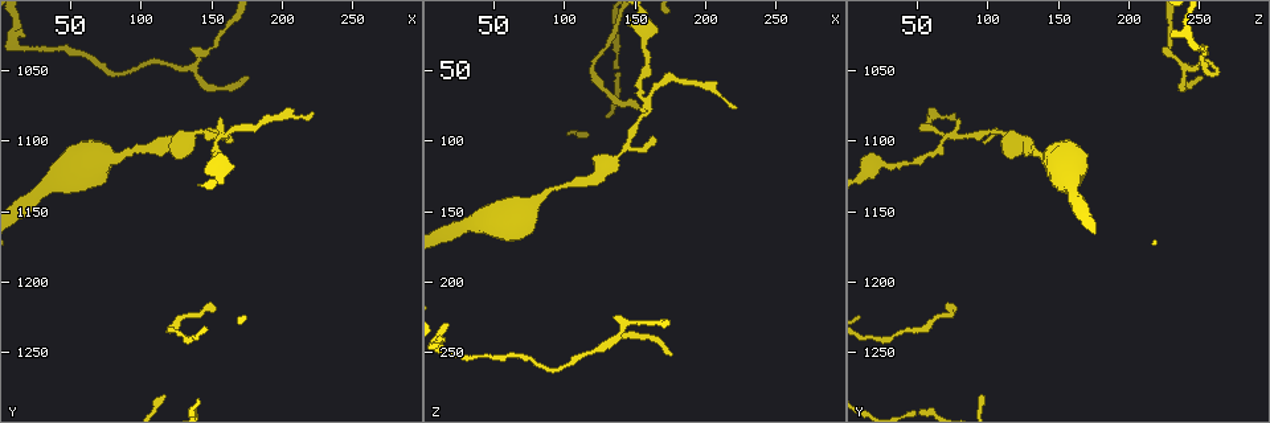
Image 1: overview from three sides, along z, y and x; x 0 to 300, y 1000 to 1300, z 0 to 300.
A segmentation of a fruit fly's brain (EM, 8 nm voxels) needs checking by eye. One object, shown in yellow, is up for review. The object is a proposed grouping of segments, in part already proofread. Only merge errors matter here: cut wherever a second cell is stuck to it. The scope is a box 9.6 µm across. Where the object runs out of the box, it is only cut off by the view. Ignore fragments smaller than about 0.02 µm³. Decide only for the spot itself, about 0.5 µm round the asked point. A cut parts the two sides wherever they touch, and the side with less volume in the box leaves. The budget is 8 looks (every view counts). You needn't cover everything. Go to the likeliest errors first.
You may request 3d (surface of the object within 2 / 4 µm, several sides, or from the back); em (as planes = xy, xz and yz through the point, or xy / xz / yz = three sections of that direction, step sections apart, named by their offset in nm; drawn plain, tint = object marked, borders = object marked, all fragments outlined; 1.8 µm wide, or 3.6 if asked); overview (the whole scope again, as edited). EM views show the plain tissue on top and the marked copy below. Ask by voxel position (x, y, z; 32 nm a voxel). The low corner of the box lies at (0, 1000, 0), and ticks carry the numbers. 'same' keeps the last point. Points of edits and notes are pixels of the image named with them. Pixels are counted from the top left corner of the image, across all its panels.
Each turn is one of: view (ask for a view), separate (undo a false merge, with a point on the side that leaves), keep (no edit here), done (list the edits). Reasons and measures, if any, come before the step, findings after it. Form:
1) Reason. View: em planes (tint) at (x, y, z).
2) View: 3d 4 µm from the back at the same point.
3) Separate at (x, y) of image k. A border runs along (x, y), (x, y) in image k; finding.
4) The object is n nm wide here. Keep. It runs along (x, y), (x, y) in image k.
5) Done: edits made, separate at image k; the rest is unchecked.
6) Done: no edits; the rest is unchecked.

Branch point. View: em 3.6 µm planes (tint) at (158, 1098, 72).

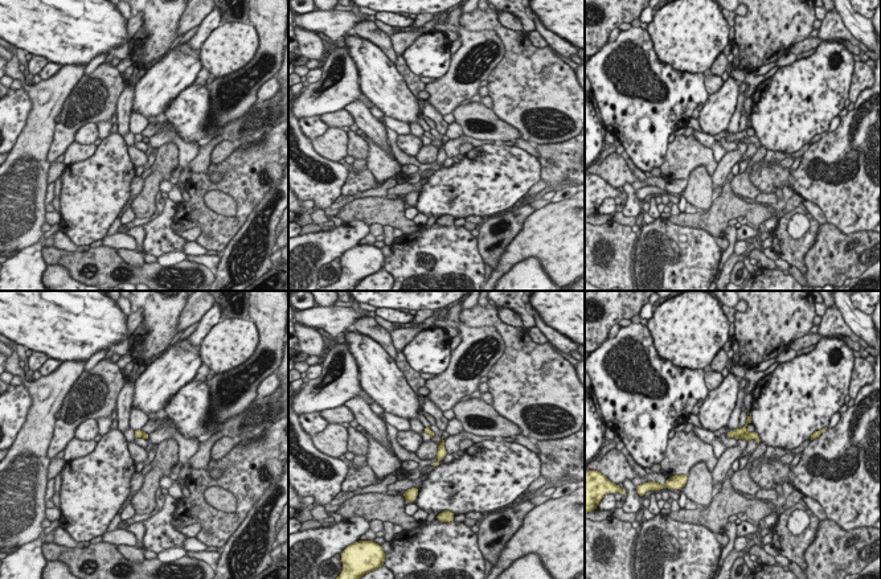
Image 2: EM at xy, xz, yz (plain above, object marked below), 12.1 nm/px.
The object is 100 nm wide here. Separate at (742, 430) of image 2. The part that leaves runs along (749, 418), (740, 431), (728, 435) in image 2; a second cell is stuck on.

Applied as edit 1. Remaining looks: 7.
Calibre changes. View: em xy step 4 (tint) at (120, 1100, 126).

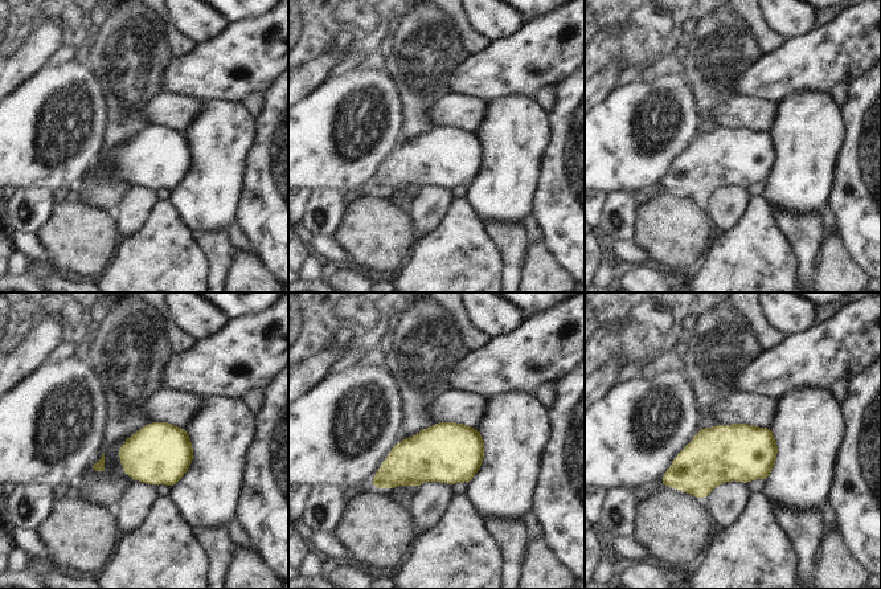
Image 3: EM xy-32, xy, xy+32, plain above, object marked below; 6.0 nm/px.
View: em planes (borders) at the same point.

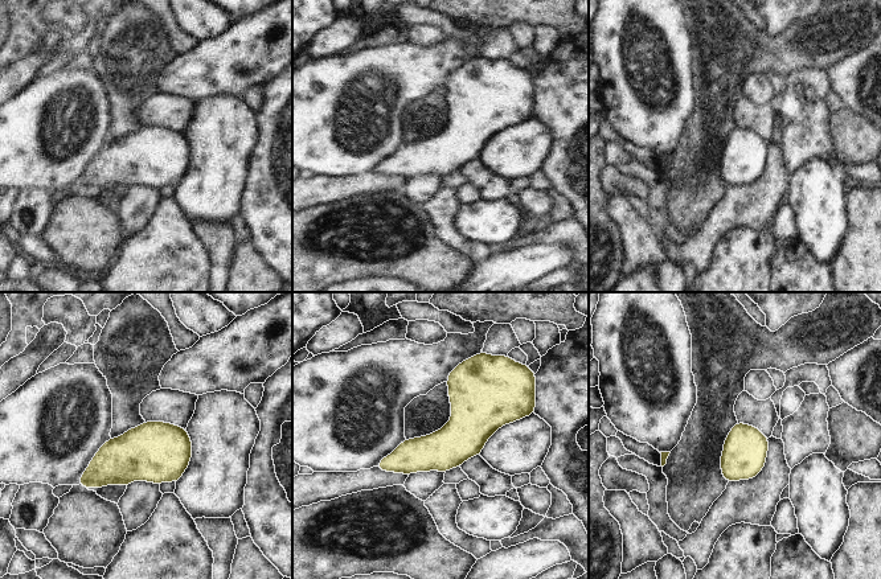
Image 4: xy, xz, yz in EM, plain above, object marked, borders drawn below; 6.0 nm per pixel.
Keep. One cell here.

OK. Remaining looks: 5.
Done: edits made, separate at image 2; the rest is unchecked.

